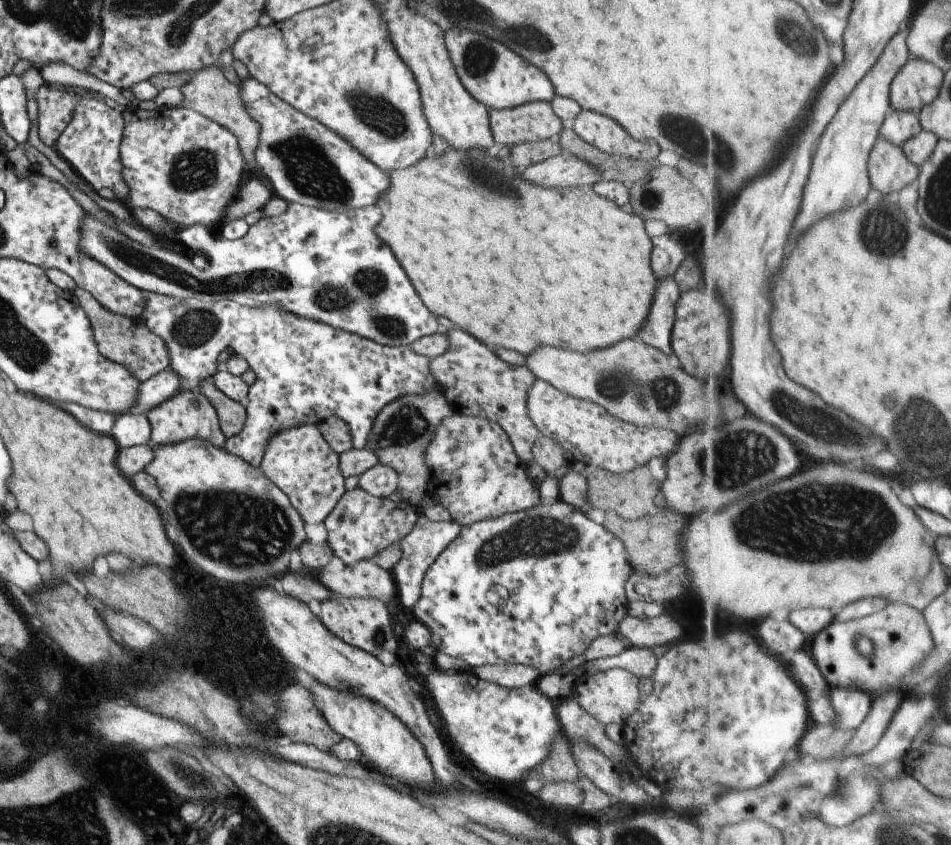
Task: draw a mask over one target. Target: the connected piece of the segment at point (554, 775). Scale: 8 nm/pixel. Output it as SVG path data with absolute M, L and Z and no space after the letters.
M557 734L547 758L543 758L539 762L539 766L535 766L534 775L543 783L547 782L576 782L580 772L575 766L575 762L571 760L571 752L567 746L567 739Z

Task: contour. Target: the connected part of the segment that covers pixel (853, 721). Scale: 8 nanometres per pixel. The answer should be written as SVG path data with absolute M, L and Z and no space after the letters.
M830 688L830 699L837 712L837 722L844 730L855 730L863 724L863 720L869 716L873 697L869 692L863 692L859 688Z

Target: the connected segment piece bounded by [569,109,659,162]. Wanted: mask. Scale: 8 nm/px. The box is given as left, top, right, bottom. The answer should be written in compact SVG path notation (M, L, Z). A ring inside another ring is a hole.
M580 109L569 126L575 136L585 141L585 144L611 156L617 154L617 156L641 158L649 162L659 154L653 140L645 144L641 140L633 140L627 134L627 130L623 130L617 122L595 112Z

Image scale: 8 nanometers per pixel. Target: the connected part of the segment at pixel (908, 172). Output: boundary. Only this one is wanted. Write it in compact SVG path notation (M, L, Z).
M879 137L869 158L869 174L873 189L894 197L920 177L920 166L905 154L904 147Z

